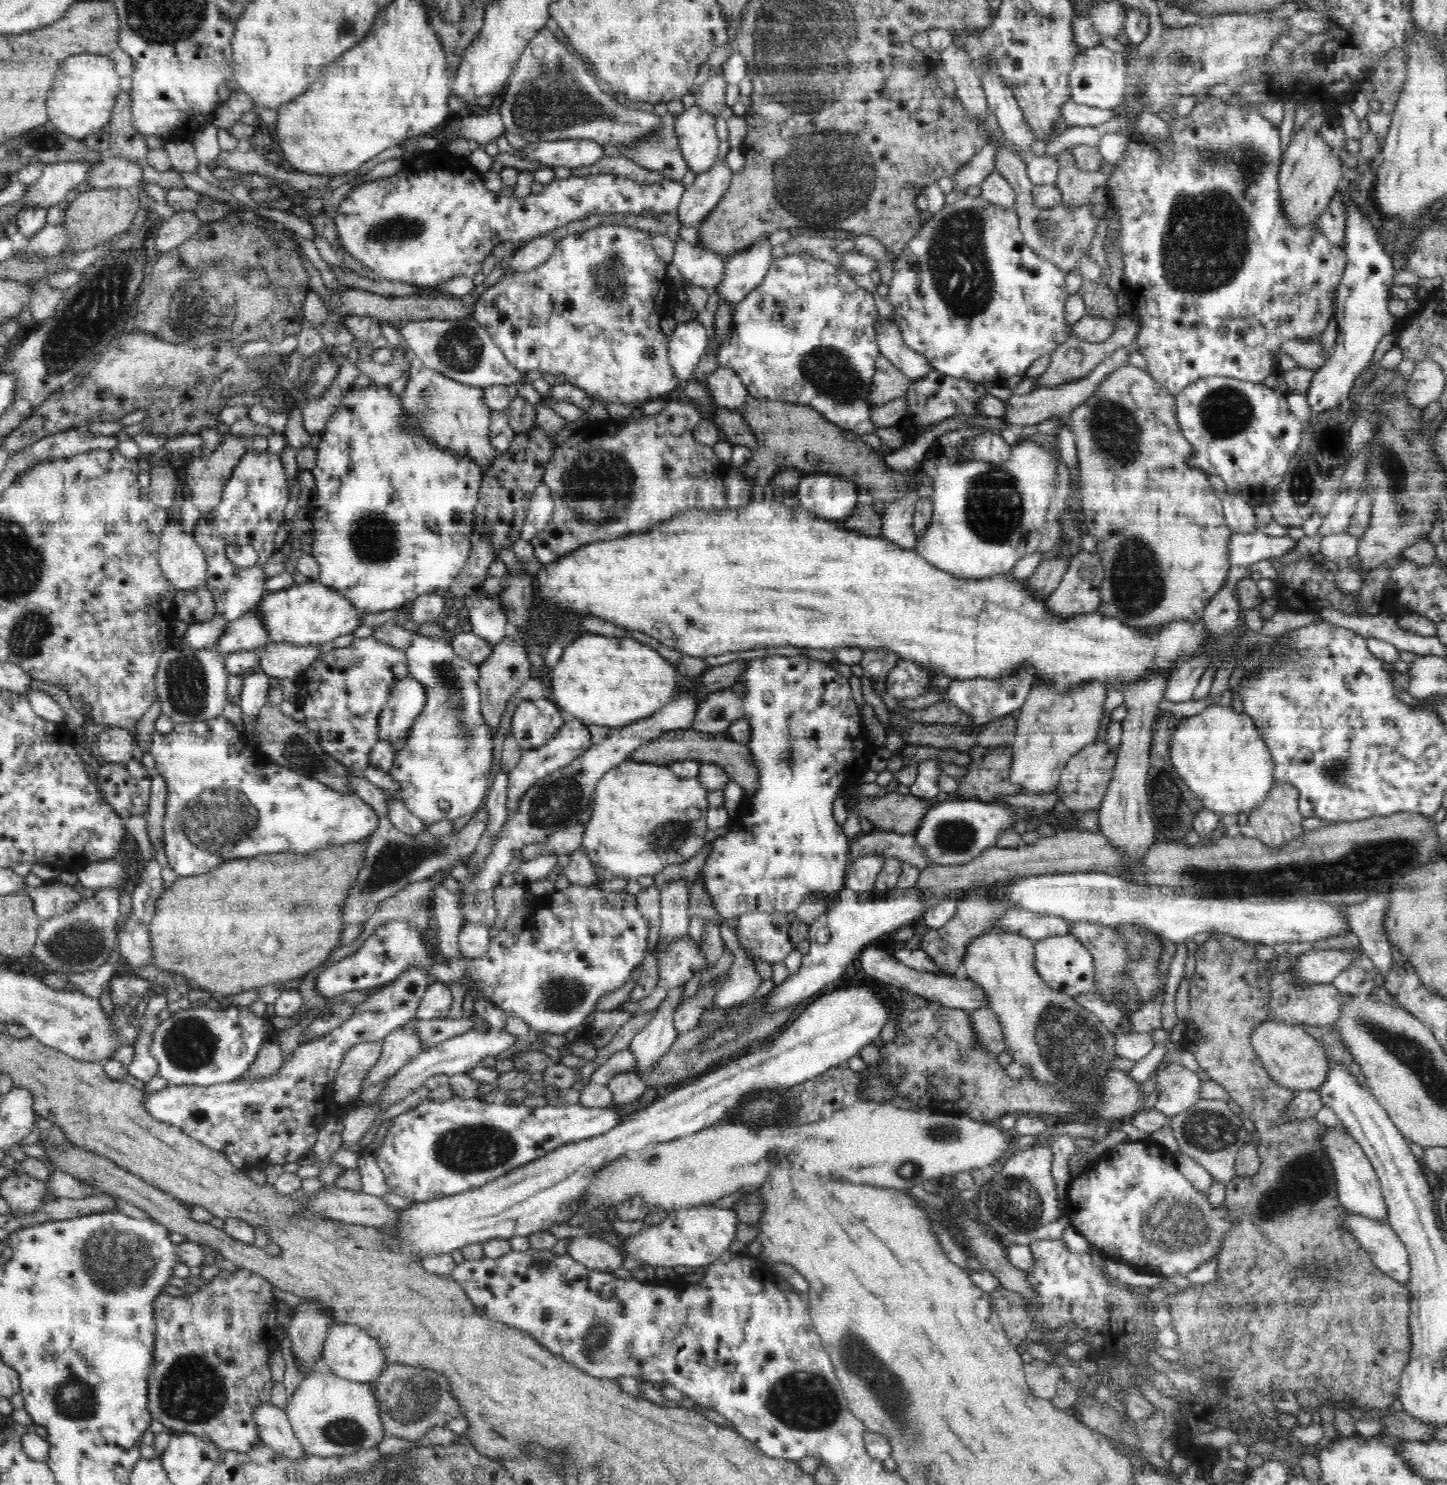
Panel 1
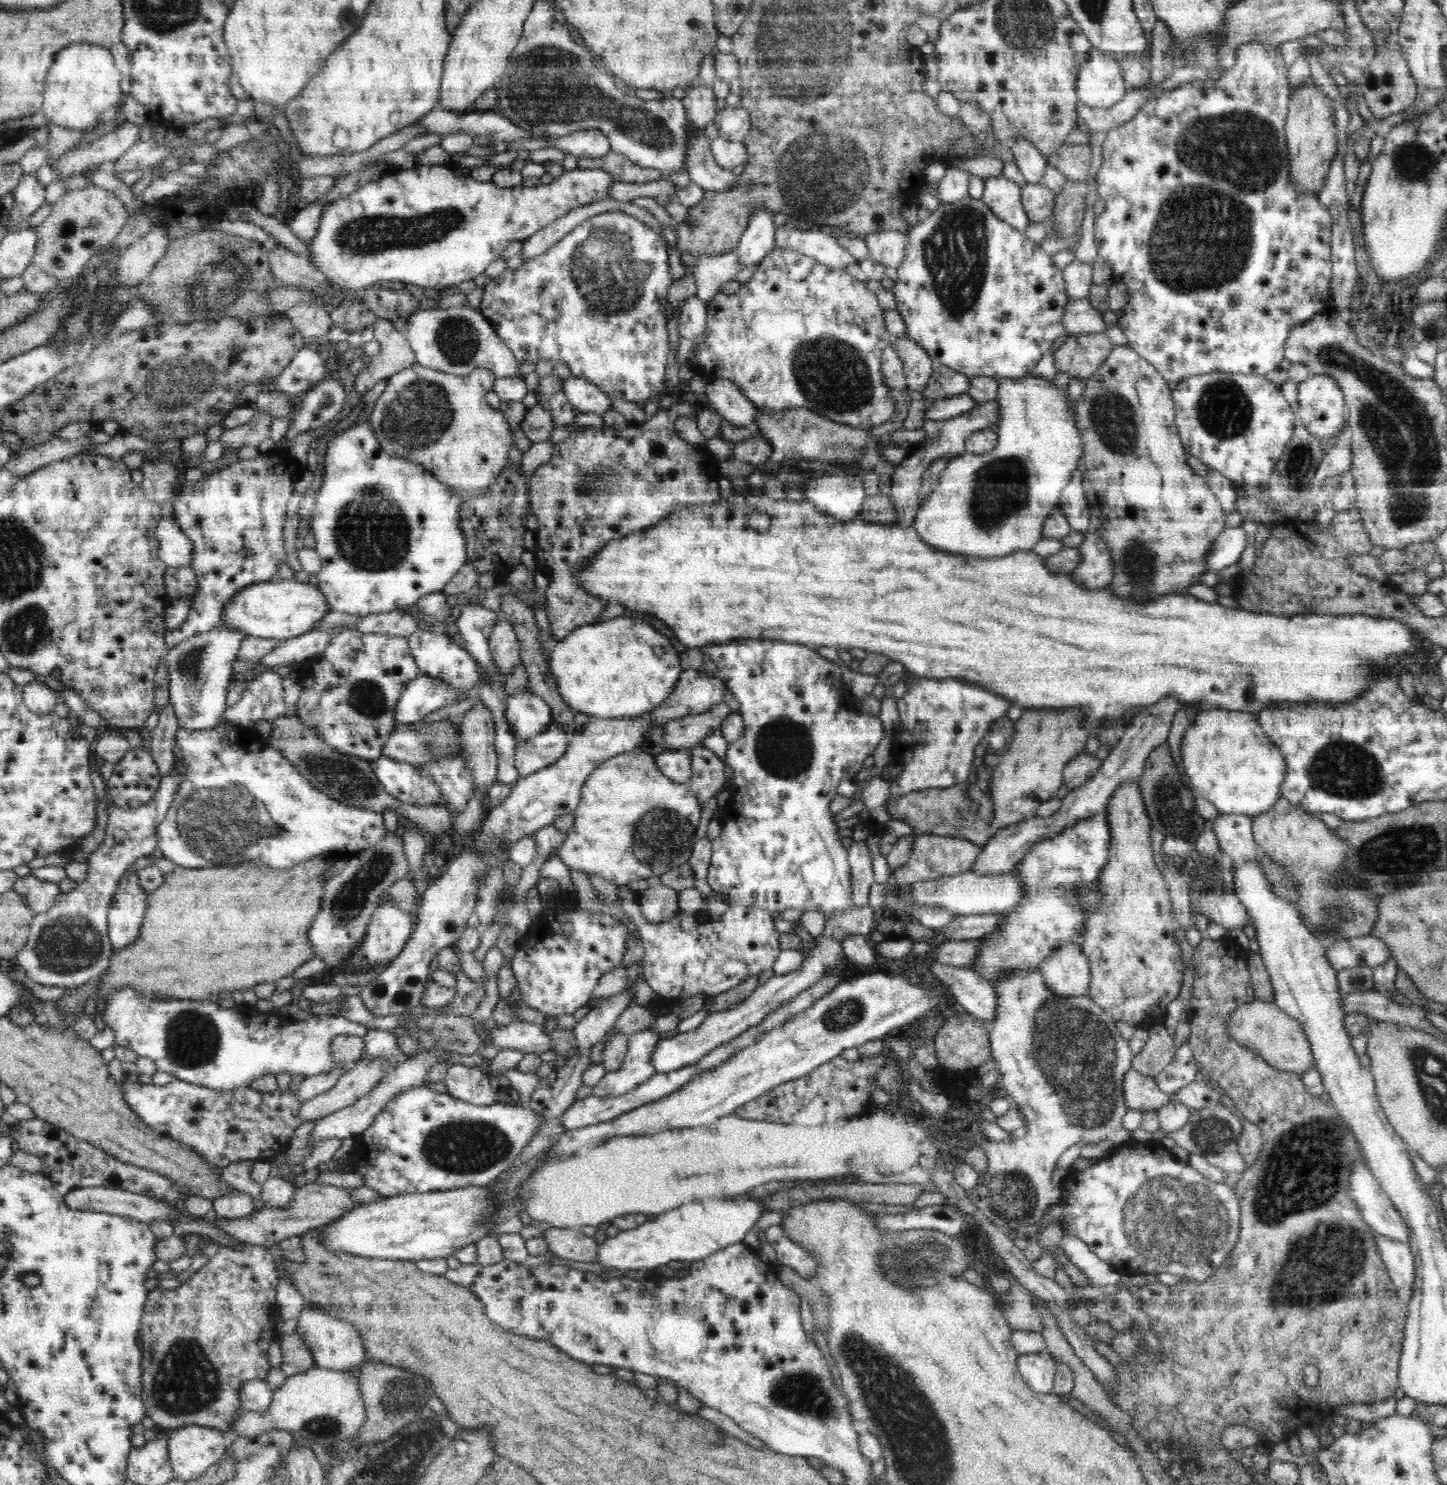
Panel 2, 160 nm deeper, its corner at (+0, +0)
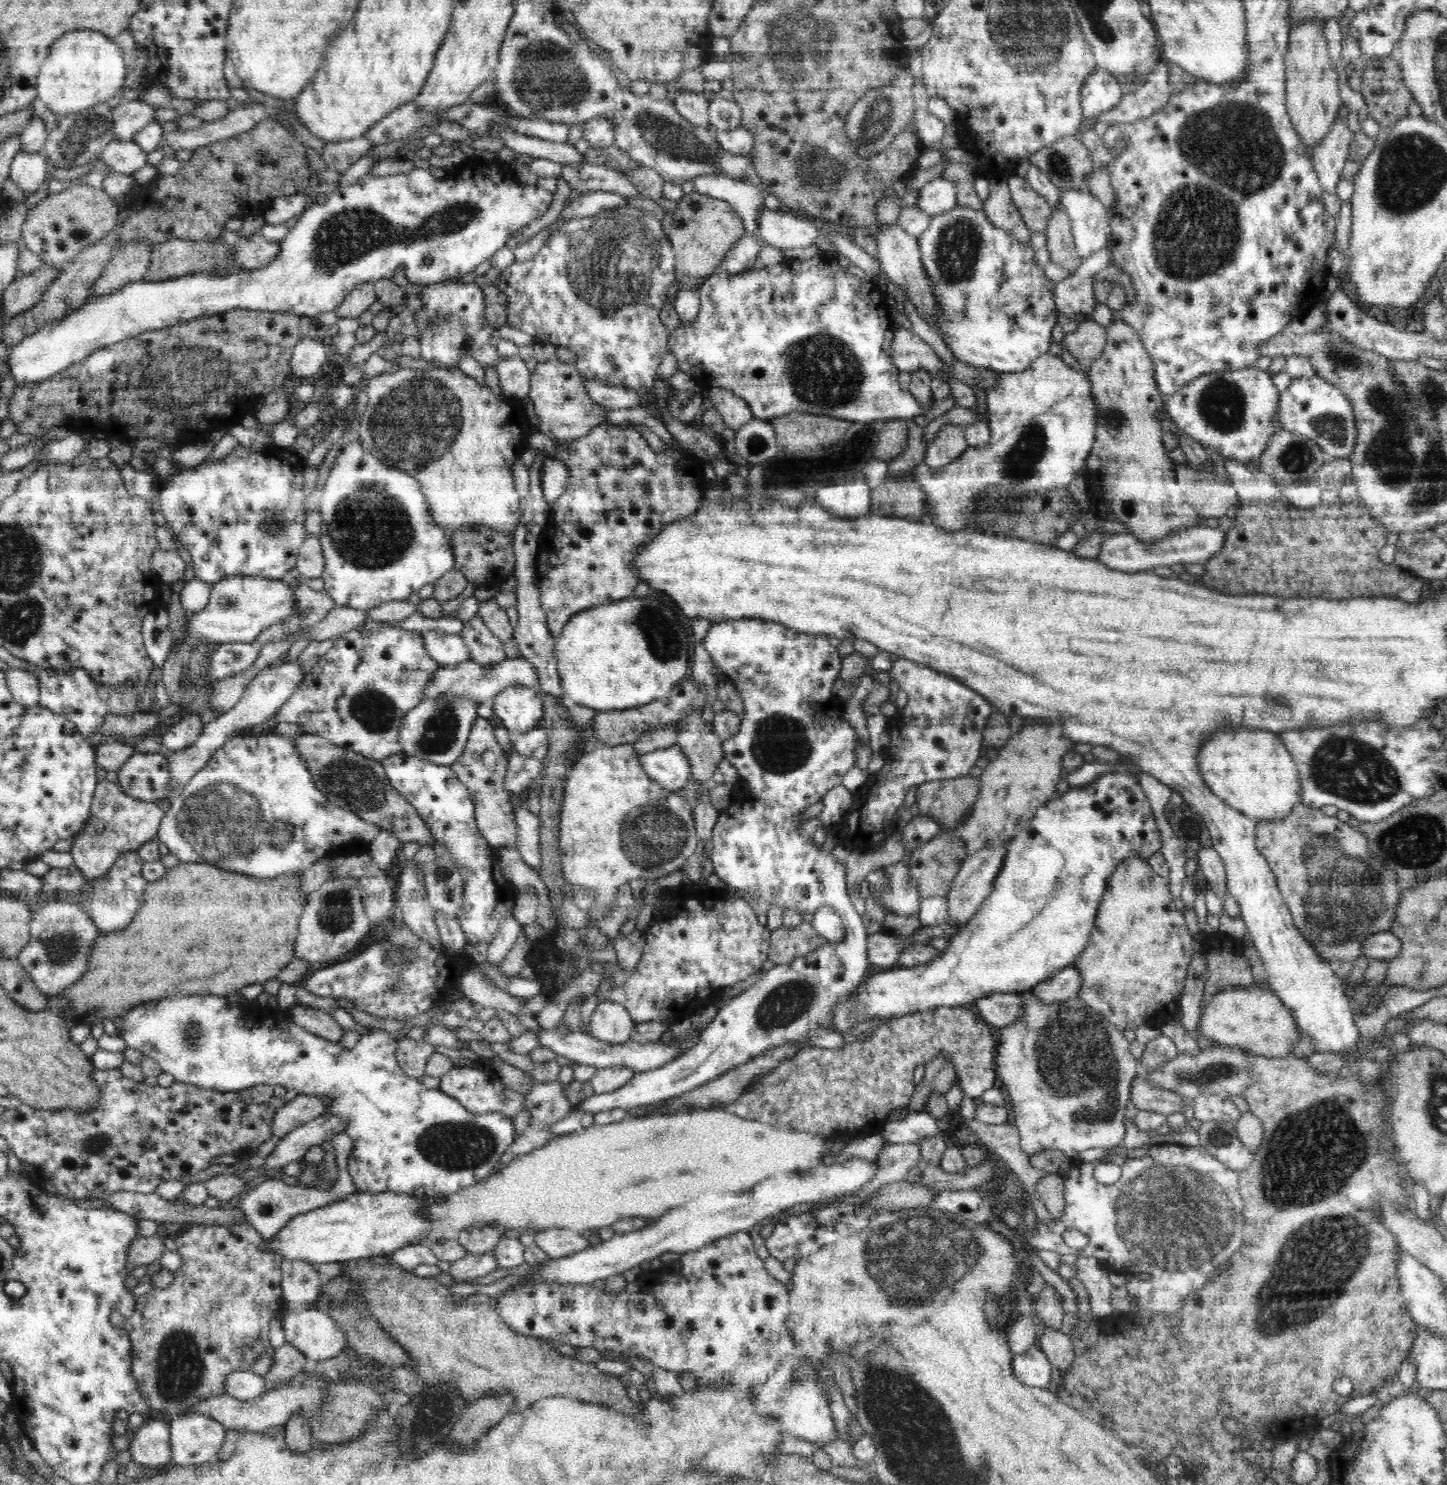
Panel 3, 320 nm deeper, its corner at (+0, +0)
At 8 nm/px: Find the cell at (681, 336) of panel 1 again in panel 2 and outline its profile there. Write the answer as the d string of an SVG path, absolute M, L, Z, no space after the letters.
M693 295L684 300L678 319L680 336L694 340L703 334L706 321L707 308L701 298Z

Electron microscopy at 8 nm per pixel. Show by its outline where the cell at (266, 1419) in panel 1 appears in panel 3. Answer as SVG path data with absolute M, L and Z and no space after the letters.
M251 1370L234 1371L225 1376L226 1394L242 1402L250 1402L267 1393L263 1376Z

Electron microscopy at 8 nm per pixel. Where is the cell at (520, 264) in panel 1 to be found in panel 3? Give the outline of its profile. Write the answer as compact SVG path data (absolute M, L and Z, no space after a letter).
M587 191L579 197L576 197L572 202L562 210L560 216L563 220L569 221L572 219L592 216L600 209L614 208L627 203L626 197L614 191Z

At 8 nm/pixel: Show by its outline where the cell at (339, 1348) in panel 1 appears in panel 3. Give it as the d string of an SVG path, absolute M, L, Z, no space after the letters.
M321 1307L299 1311L282 1310L285 1342L294 1345L305 1358L321 1361L339 1355L347 1335Z

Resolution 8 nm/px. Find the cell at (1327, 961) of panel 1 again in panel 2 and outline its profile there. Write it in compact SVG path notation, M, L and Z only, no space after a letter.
M1369 935L1336 942L1327 949L1327 958L1336 972L1363 965L1373 969L1388 963L1391 950L1382 940Z

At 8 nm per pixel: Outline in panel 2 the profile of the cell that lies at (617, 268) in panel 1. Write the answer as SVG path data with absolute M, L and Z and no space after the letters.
M608 211L588 217L578 224L574 230L566 234L560 241L554 243L542 254L525 260L517 269L505 270L500 276L493 278L484 286L483 297L479 311L482 316L492 325L498 338L502 339L506 346L514 353L518 362L532 361L537 364L540 358L566 362L571 374L586 379L598 386L600 391L610 395L613 399L644 405L647 401L657 400L665 390L667 381L665 372L670 358L670 336L666 324L668 321L664 315L668 304L668 288L672 284L670 273L670 256L668 244L656 229L646 225L640 219L622 211Z

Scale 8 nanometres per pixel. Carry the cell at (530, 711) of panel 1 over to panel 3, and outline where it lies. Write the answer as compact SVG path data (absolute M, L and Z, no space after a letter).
M507 686L493 698L492 708L512 734L522 734L541 725L544 694L535 687Z

